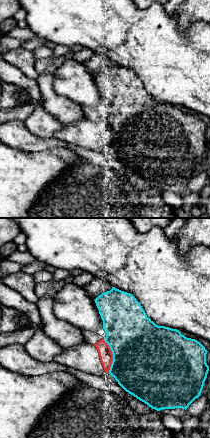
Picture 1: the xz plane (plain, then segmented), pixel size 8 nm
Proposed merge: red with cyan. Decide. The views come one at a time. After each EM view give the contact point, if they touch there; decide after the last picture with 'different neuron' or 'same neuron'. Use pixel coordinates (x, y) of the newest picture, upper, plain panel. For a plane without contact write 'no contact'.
(112, 132)

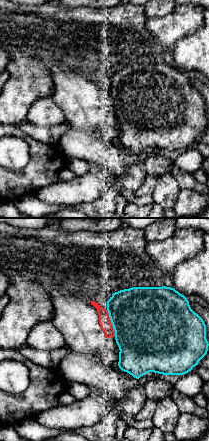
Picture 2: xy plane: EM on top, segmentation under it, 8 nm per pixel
(111, 99)

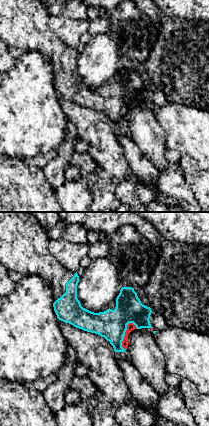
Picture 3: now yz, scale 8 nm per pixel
(125, 111)

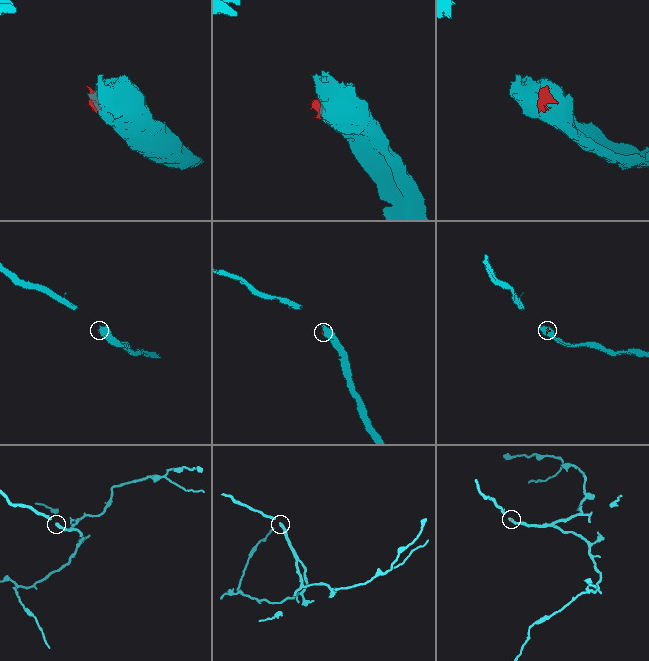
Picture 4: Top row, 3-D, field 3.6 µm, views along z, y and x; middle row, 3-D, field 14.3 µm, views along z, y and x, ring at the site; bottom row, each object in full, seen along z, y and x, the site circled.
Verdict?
different neuron

